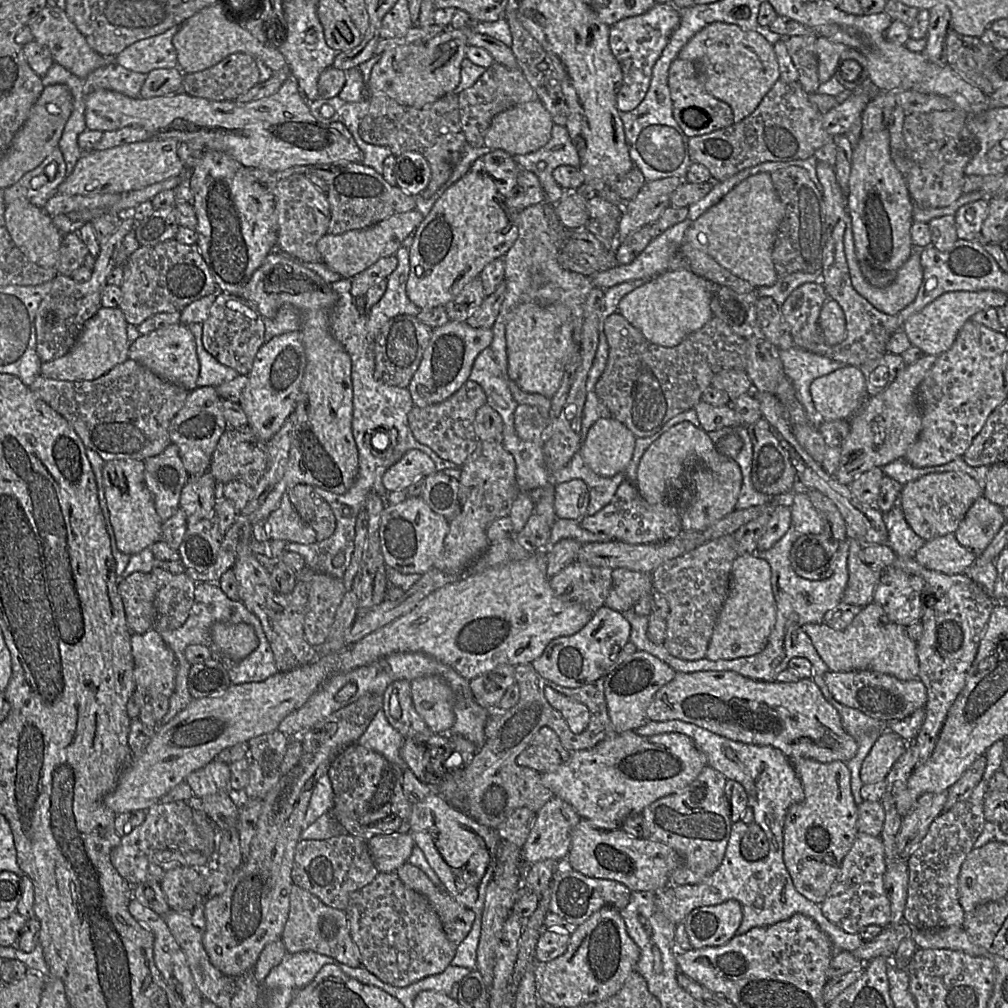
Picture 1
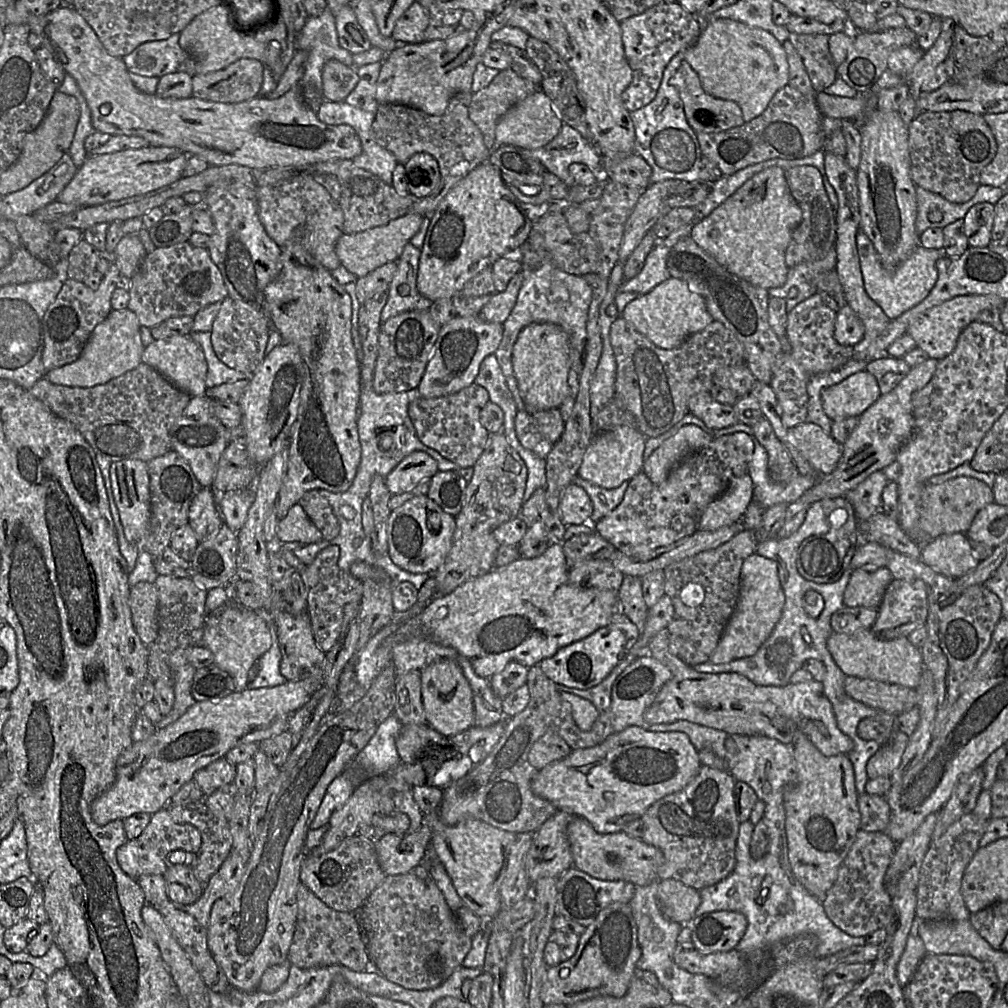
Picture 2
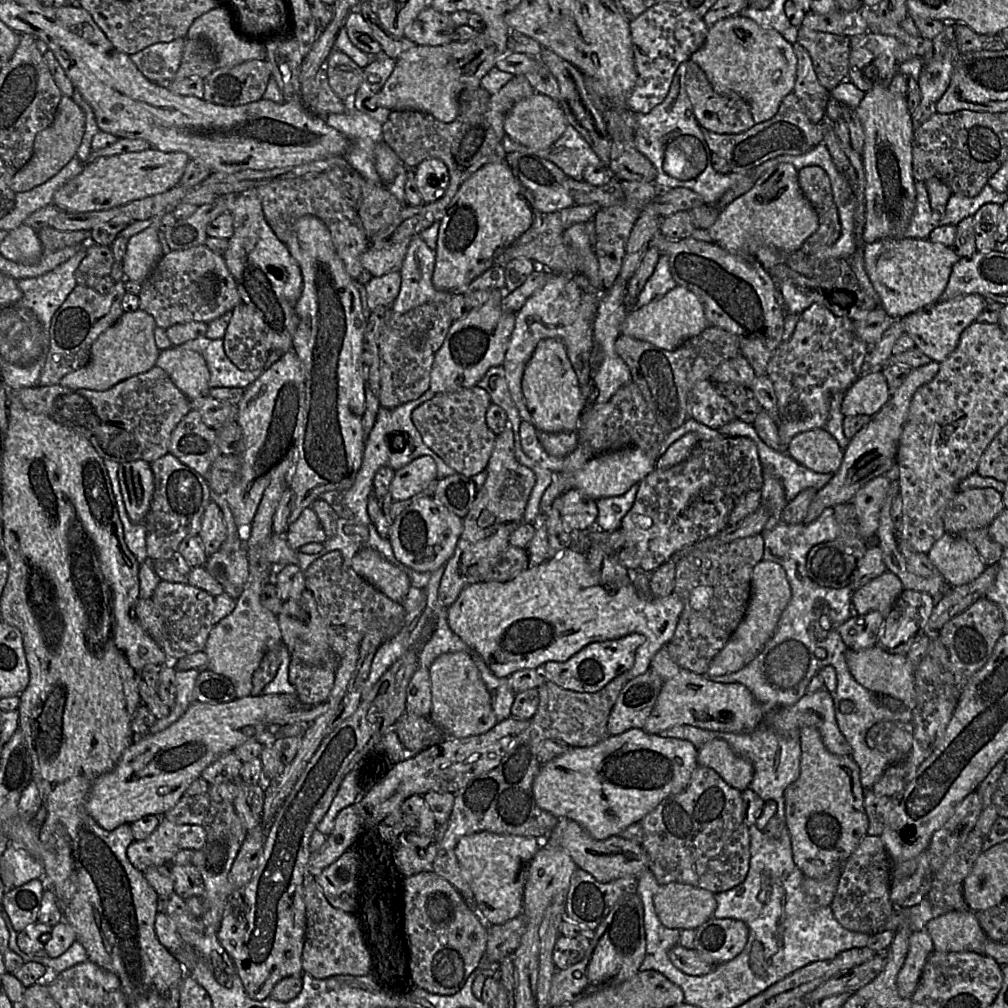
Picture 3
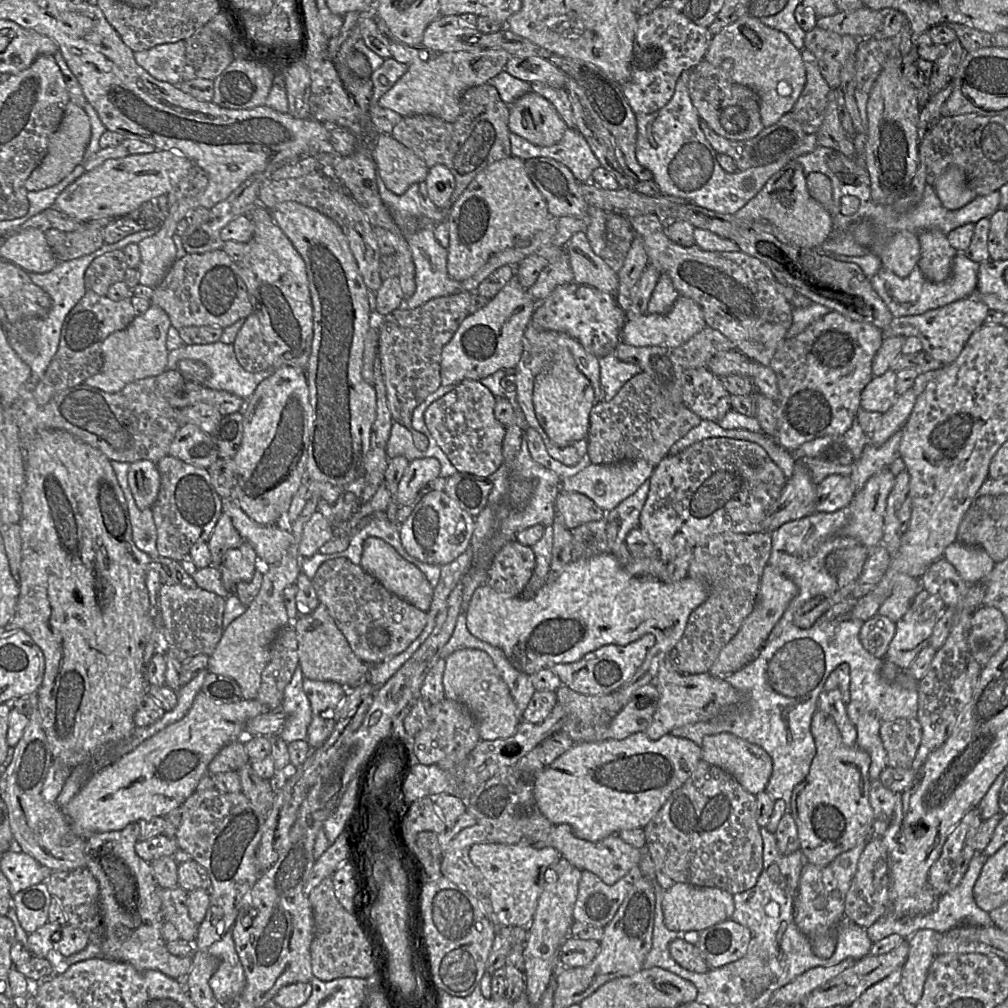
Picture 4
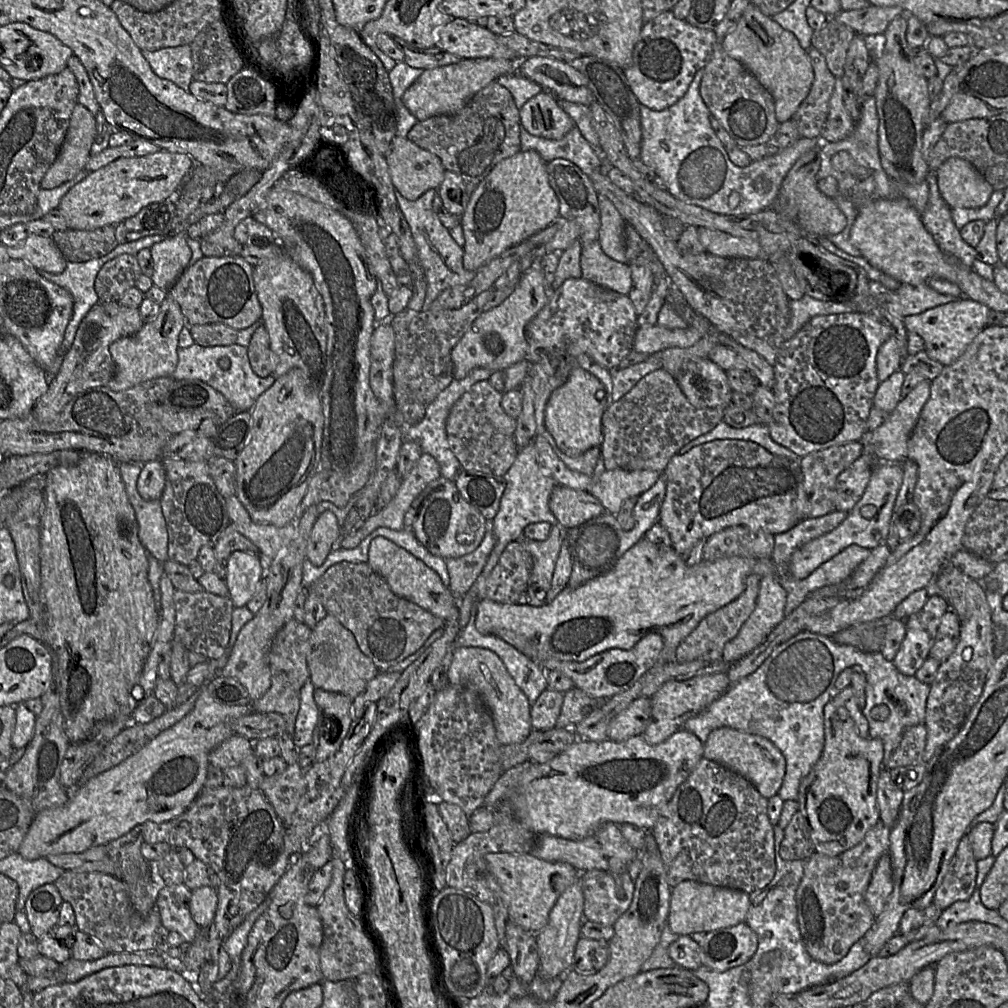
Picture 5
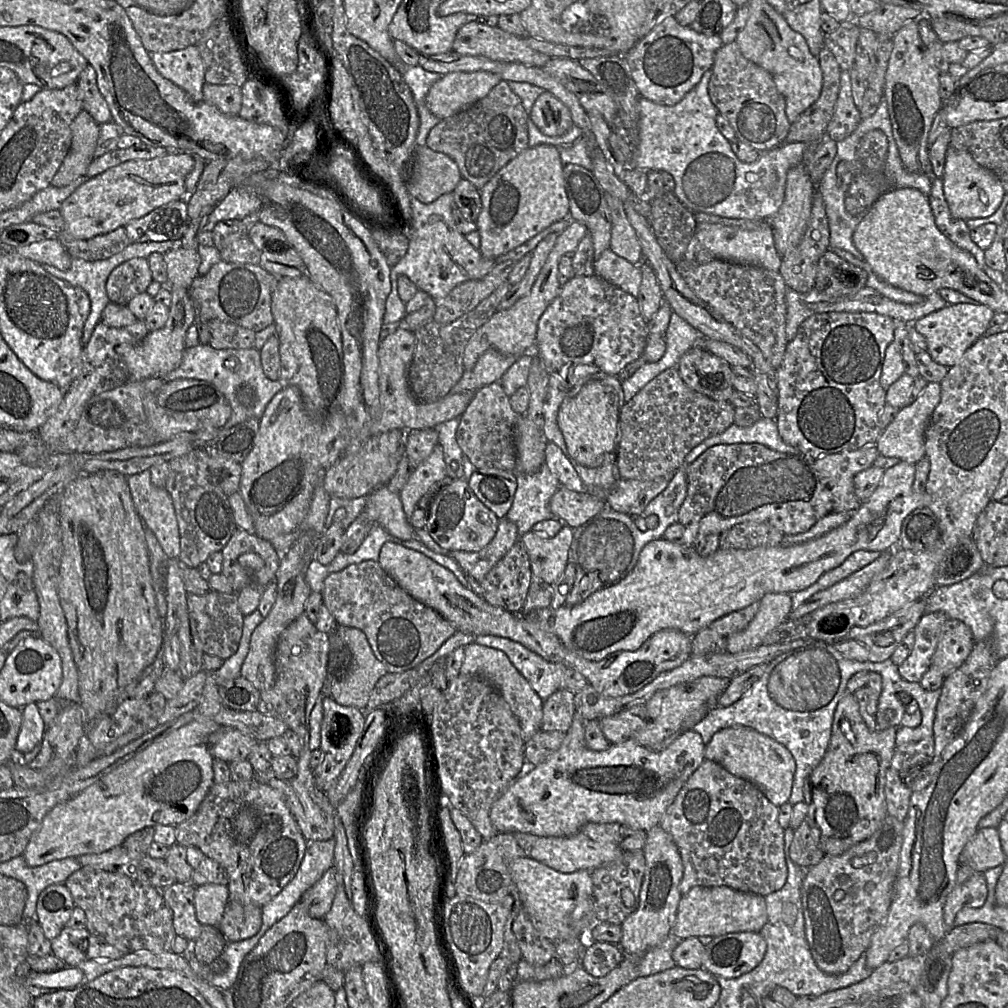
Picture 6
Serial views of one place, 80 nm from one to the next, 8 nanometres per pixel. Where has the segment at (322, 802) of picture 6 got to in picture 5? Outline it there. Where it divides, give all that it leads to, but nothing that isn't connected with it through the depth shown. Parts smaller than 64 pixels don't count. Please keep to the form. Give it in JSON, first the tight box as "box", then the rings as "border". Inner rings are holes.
{"box":[260,762,306,824],"border":[[[297,762],[274,776],[263,776],[260,790],[272,804],[279,819],[289,824],[300,798],[306,792],[304,770]]]}

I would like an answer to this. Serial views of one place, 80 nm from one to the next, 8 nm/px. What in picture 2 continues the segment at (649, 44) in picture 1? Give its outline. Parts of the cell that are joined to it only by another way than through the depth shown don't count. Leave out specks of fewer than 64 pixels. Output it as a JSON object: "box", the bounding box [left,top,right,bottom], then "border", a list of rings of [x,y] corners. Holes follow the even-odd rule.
{"box":[620,2,703,112],"border":[[[677,2],[659,4],[640,15],[620,22],[625,57],[632,70],[632,82],[622,94],[629,112],[648,105],[657,94],[663,72],[670,60],[680,51],[692,46],[703,30],[703,20],[686,11]]]}

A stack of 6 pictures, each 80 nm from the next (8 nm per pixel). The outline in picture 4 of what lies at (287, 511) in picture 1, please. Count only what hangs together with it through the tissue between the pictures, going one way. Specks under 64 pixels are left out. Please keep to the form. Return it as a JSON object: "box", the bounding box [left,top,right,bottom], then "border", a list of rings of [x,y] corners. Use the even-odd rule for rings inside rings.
{"box":[298,511,334,557],"border":[[[317,511],[304,525],[302,538],[298,544],[298,553],[302,557],[311,557],[334,537],[332,523],[321,512]]]}

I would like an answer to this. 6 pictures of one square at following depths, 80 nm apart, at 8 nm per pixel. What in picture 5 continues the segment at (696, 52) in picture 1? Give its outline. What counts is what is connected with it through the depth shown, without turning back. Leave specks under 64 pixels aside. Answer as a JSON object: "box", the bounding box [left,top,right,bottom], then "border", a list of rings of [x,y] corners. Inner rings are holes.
{"box":[719,3,814,124],"border":[[[750,3],[736,27],[720,40],[719,44],[730,57],[743,64],[769,91],[774,100],[777,121],[781,124],[792,119],[809,94],[814,80],[810,59],[796,36]]]}

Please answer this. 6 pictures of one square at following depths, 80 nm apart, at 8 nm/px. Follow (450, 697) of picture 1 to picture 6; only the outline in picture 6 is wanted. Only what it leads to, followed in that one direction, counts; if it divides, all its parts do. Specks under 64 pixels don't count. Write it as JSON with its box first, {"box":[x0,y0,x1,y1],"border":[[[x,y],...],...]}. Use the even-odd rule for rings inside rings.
{"box":[459,642,544,743],"border":[[[473,642],[464,647],[464,653],[465,657],[459,674],[479,676],[489,682],[500,693],[517,718],[522,739],[526,743],[540,729],[544,700],[538,696],[504,652]]]}

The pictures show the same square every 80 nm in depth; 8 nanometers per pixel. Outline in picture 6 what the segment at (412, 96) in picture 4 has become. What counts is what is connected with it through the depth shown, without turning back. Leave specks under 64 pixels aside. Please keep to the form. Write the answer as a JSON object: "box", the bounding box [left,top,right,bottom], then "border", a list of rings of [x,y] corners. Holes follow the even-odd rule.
{"box":[425,71,501,119],"border":[[[487,71],[451,72],[441,77],[430,87],[425,104],[430,112],[439,119],[454,116],[486,97],[501,81],[501,78]]]}

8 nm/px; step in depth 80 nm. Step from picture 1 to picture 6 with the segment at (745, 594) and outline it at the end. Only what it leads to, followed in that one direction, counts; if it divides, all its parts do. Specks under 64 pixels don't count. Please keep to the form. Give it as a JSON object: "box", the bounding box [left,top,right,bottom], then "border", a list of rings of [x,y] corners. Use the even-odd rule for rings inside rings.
{"box":[726,593,792,653],"border":[[[768,593],[759,601],[759,609],[751,622],[727,640],[726,651],[739,653],[760,645],[764,638],[785,622],[792,612],[792,600],[787,593]]]}

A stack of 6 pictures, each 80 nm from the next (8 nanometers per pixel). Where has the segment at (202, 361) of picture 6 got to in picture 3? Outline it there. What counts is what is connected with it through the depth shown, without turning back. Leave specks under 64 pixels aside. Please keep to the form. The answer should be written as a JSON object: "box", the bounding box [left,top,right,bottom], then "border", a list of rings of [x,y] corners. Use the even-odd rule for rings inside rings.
{"box":[177,337,266,390],"border":[[[205,337],[189,340],[177,347],[199,353],[209,370],[208,386],[212,388],[242,388],[246,390],[266,369],[242,371],[227,357],[223,340]]]}

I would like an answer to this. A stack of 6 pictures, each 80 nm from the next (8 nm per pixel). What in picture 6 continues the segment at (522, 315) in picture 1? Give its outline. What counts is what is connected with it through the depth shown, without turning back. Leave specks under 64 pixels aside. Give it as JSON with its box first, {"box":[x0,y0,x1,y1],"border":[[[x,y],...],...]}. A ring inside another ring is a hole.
{"box":[557,380,621,467],"border":[[[592,380],[583,385],[575,396],[560,405],[557,424],[564,437],[568,454],[586,467],[599,467],[608,454],[615,454],[621,403],[618,393],[610,386]]]}

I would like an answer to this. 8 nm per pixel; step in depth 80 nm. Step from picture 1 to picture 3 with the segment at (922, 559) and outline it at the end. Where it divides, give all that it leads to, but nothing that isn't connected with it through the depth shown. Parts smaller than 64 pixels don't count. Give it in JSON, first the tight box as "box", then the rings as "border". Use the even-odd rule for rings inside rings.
{"box":[927,534,987,587],"border":[[[945,534],[927,555],[952,587],[972,582],[987,568],[977,549],[961,535]]]}

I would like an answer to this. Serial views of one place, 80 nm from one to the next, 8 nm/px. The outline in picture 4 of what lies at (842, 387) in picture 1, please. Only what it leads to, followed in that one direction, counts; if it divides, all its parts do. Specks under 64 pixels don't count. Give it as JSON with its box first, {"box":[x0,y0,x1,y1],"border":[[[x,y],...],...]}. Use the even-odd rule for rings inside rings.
{"box":[861,370,898,413],"border":[[[888,370],[881,376],[873,377],[861,393],[861,410],[886,413],[898,396],[896,376],[895,371]]]}

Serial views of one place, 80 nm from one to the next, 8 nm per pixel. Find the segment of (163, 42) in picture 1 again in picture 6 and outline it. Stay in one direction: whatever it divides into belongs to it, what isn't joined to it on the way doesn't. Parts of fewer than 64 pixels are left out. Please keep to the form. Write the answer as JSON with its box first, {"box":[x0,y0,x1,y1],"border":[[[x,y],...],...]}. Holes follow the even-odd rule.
{"box":[149,45,205,102],"border":[[[195,45],[149,54],[155,68],[164,78],[182,88],[195,102],[204,101],[202,88],[205,84],[205,69]]]}

